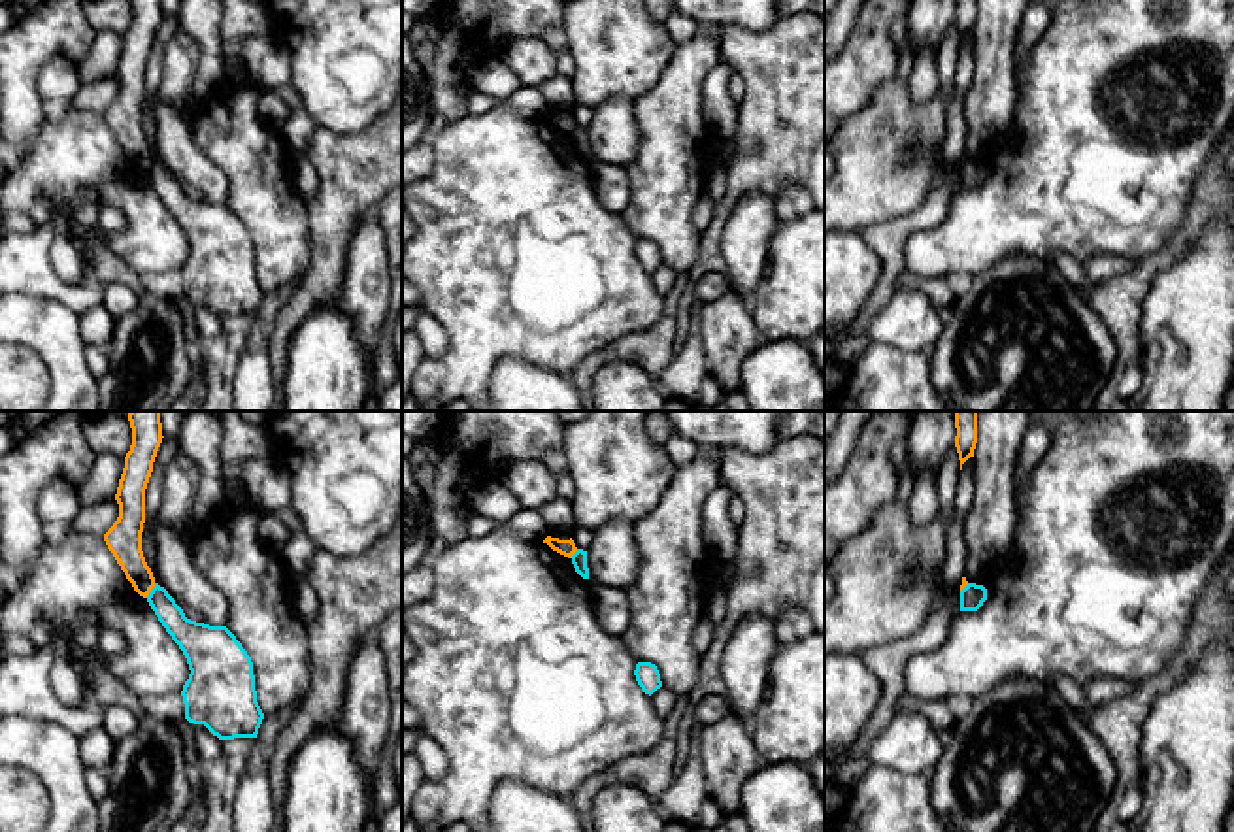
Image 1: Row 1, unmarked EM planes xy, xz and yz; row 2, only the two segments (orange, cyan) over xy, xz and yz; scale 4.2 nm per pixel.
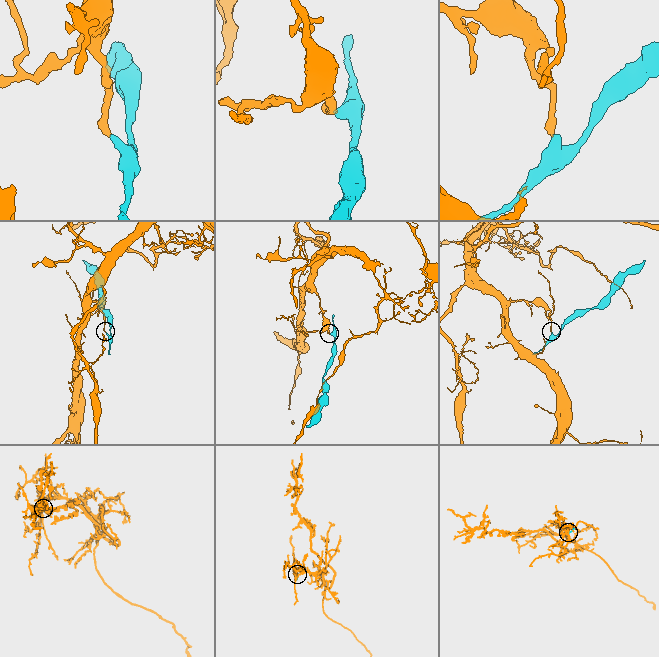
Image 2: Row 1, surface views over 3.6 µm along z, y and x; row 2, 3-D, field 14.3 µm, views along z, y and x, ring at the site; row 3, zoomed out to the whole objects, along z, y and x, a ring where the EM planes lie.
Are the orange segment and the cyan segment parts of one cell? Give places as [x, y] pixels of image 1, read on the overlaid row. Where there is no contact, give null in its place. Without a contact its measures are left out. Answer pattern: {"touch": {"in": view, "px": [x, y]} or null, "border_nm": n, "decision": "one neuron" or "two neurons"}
{"touch": {"in": "xy", "px": [150, 591]}, "border_nm": 80, "decision": "two neurons"}

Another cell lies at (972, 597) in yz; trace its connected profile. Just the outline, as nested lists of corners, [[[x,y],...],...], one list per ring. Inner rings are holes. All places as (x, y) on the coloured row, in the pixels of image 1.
[[[968,583],[960,591],[960,611],[977,611],[987,600],[987,589],[983,585]]]

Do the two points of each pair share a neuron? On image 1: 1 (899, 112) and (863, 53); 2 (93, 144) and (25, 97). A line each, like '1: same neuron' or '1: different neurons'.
1: different neurons
2: different neurons

